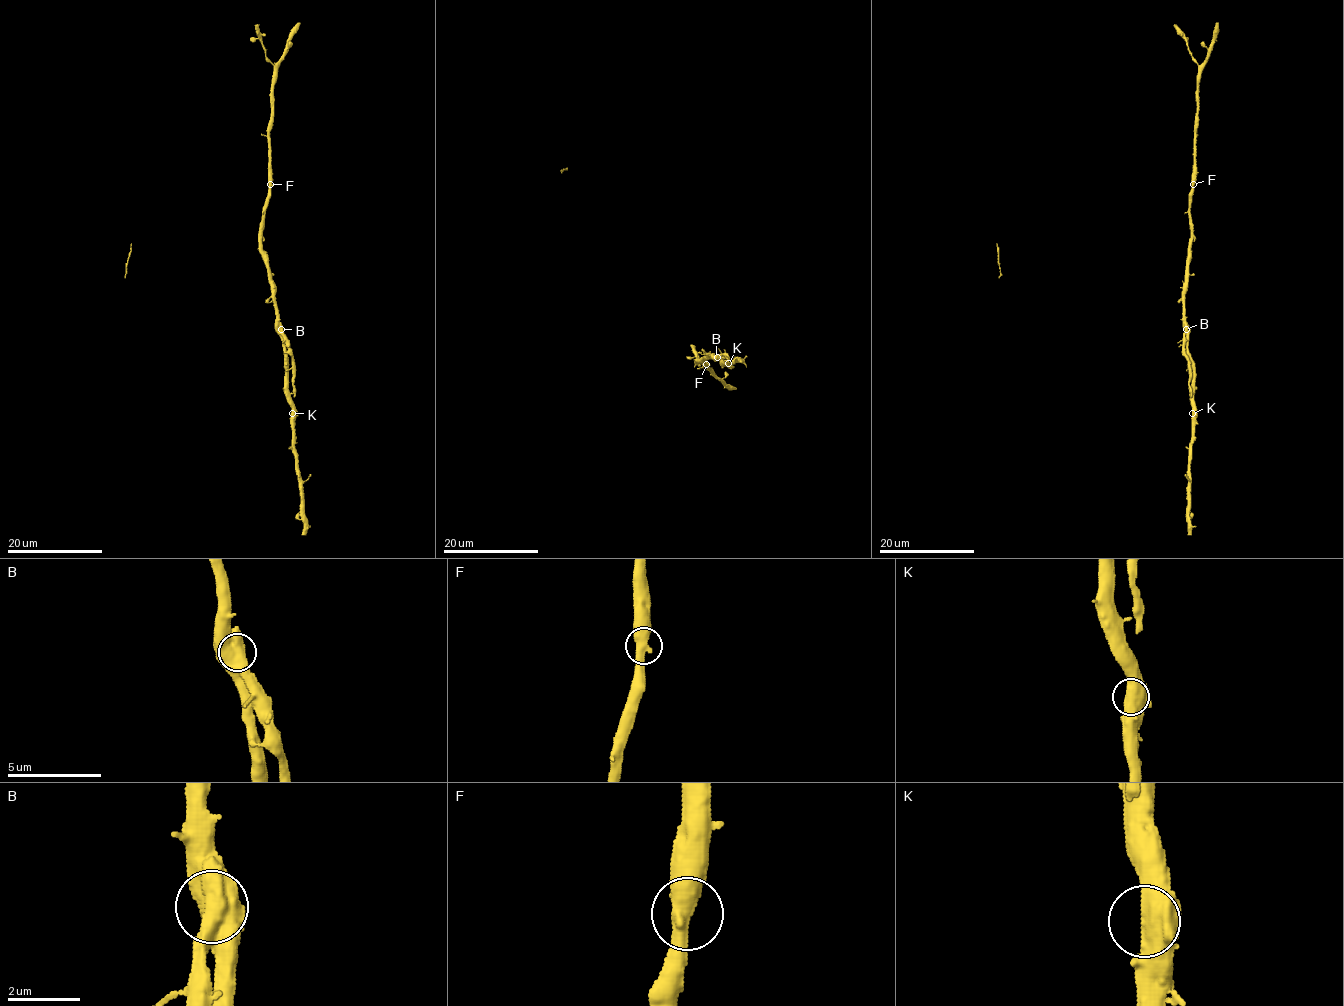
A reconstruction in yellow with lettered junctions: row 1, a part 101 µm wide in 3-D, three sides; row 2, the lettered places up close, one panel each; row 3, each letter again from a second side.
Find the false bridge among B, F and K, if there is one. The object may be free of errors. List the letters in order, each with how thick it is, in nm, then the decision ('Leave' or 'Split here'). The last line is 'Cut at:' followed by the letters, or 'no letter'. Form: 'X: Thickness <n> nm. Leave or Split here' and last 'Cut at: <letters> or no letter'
B: Thickness 1000 nm. Split here
F: Thickness 550 nm. Leave
K: Thickness 900 nm. Leave
Cut at: B

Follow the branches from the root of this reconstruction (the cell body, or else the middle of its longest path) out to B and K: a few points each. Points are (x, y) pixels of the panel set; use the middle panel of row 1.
B: (704, 356), (716, 356)
K: (704, 356), (712, 355), (719, 357), (722, 363), (728, 363)

